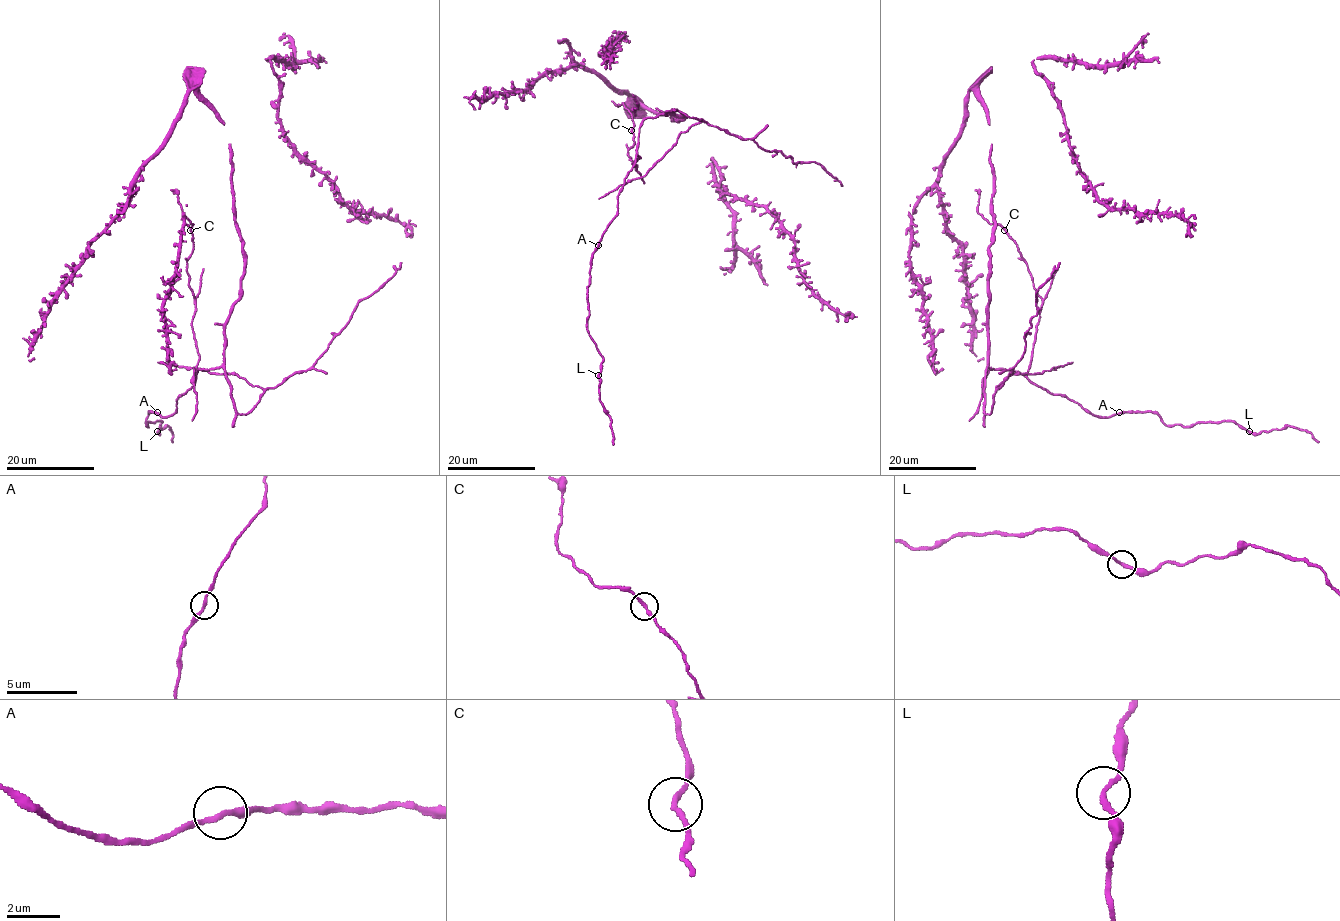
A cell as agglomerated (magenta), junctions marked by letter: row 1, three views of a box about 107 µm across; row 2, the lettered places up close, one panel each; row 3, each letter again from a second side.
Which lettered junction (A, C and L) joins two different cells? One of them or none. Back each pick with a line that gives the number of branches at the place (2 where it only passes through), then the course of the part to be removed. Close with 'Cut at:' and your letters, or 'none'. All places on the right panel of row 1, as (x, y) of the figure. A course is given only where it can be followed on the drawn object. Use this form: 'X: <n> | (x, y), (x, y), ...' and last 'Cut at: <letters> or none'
Cut at: none

